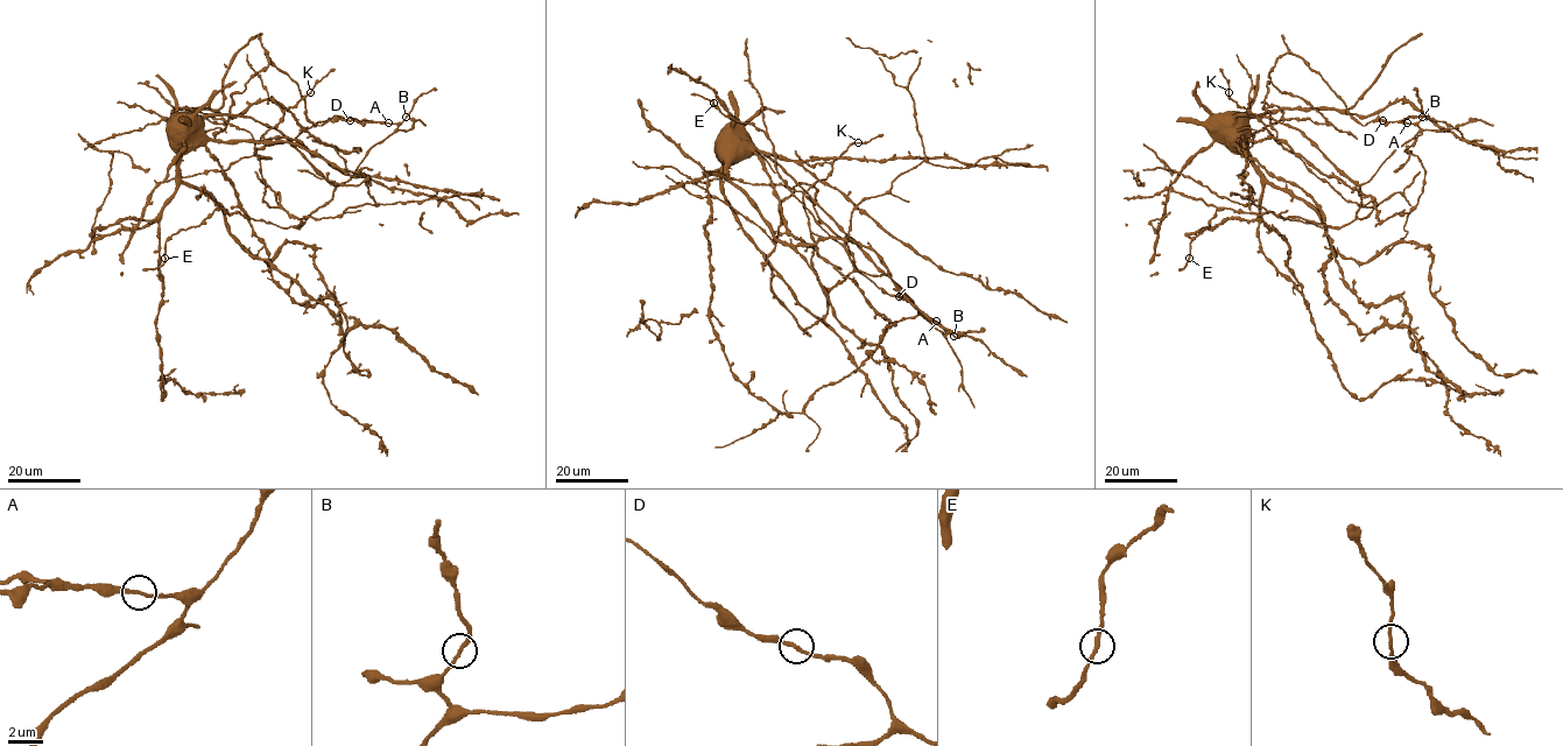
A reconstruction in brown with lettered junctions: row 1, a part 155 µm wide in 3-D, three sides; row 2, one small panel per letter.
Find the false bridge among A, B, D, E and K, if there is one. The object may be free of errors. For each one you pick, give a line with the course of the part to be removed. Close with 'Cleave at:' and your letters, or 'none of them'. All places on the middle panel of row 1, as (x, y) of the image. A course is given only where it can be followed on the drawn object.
Cleave at: none of them

